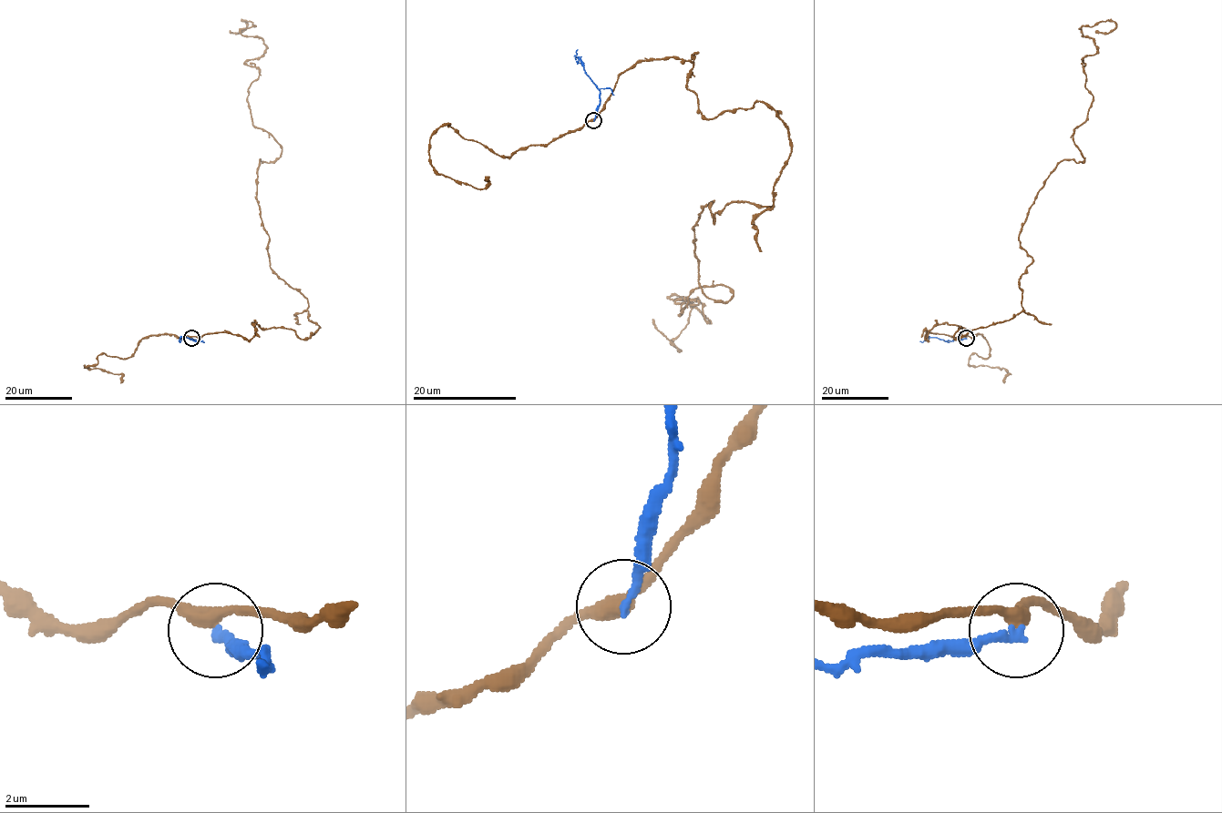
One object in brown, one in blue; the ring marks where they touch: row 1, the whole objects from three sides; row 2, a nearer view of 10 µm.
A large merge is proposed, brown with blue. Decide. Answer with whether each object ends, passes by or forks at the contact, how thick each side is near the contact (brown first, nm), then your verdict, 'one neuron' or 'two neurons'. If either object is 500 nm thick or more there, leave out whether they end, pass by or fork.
brown passes by; blue ends; calibres 320 and 200 nm; two neurons

